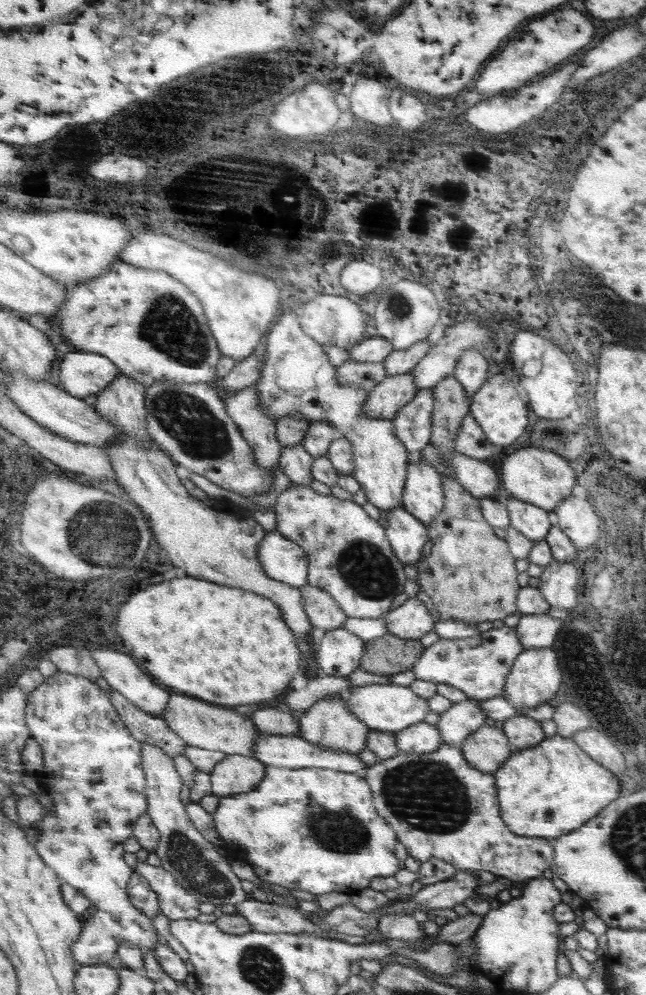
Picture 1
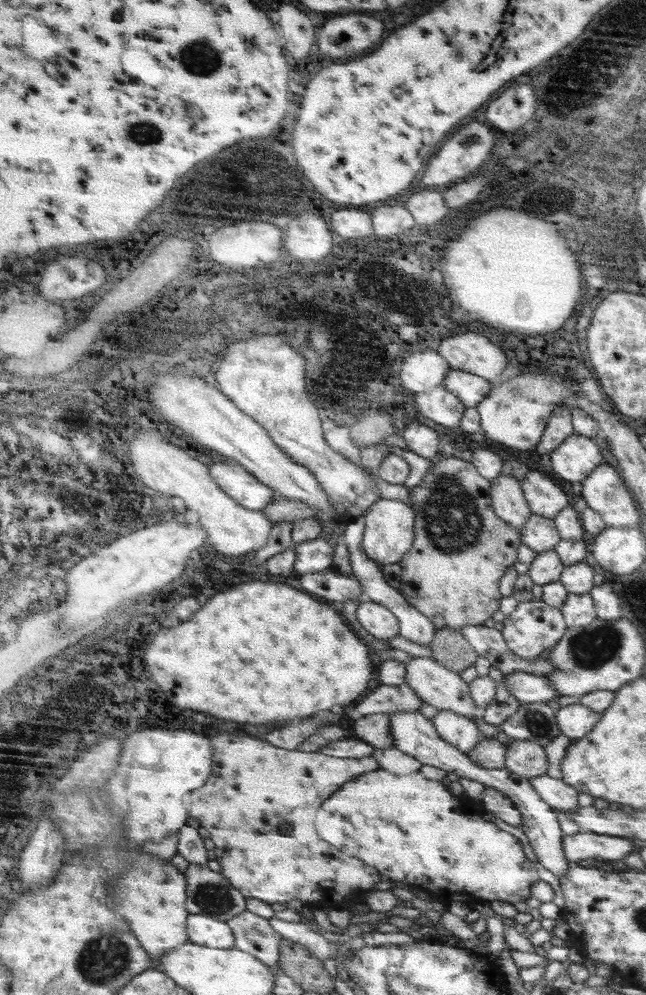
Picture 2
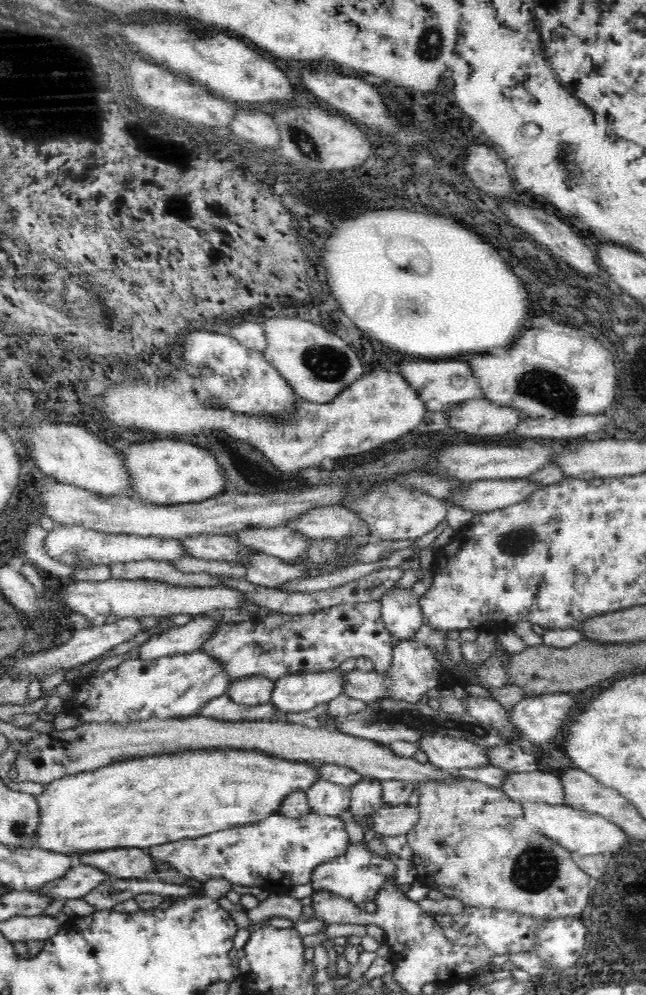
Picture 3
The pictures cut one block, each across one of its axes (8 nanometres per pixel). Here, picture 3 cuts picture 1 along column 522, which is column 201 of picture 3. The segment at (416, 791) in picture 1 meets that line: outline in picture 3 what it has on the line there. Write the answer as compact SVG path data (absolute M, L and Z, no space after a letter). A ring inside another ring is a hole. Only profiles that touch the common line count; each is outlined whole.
M272 812L268 818L246 824L228 826L206 836L182 838L168 844L148 848L156 862L208 884L236 884L248 888L262 888L274 894L288 894L298 884L310 882L310 872L316 864L330 860L348 846L346 826L338 816L306 812L304 816L284 816Z

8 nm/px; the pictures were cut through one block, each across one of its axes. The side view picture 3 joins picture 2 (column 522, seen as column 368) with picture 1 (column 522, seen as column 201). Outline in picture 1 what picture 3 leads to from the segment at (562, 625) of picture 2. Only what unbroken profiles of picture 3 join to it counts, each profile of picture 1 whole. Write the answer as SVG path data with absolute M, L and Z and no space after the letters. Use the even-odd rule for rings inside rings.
M503 626L501 630L489 630L475 638L439 638L433 646L425 648L425 654L415 664L413 674L415 680L425 680L433 684L449 684L469 696L469 700L489 700L503 696L505 680L509 672L513 672L513 664L525 652L517 628Z

